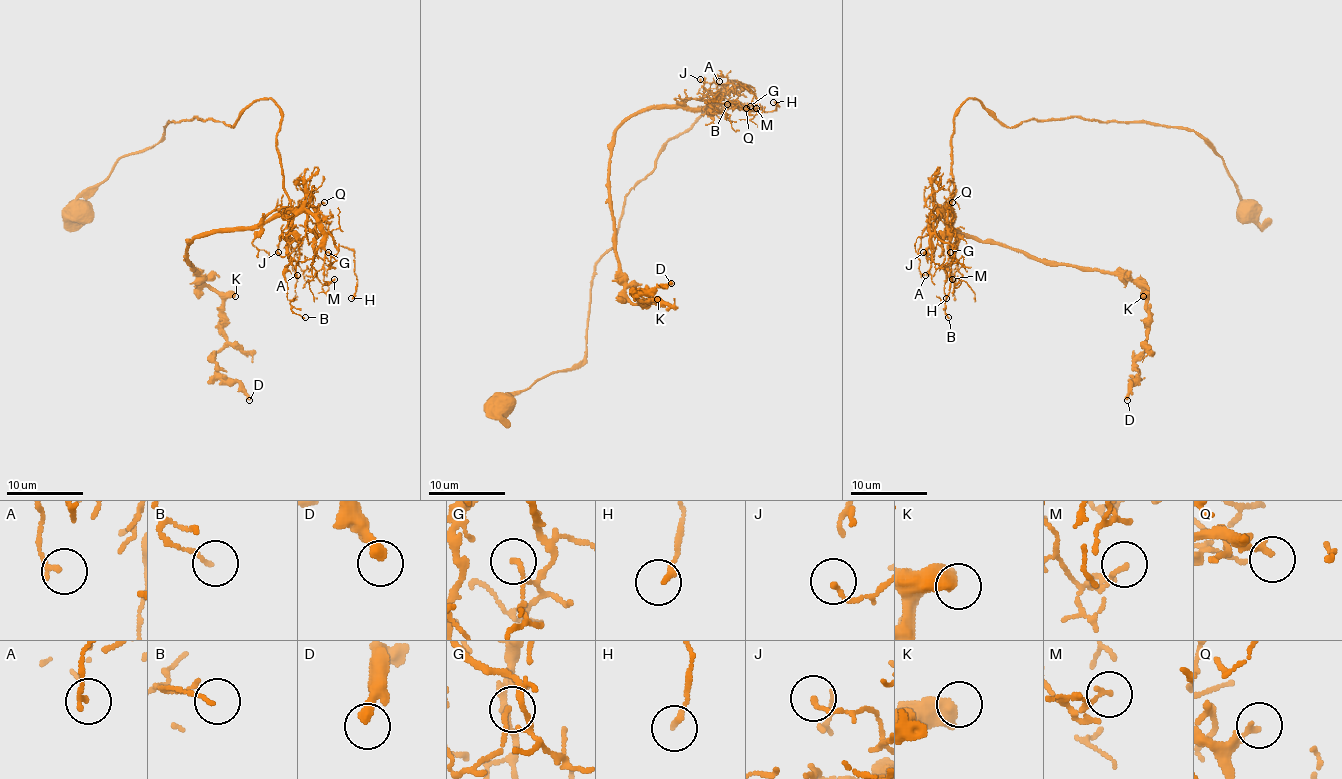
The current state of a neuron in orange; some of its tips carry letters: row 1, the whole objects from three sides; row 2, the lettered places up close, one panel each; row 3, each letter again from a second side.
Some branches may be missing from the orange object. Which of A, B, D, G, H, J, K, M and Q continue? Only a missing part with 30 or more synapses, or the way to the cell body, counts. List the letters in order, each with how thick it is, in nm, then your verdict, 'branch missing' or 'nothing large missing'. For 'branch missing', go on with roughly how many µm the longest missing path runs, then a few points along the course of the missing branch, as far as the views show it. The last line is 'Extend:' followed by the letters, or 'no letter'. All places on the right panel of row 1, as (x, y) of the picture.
A: calibre 150 nm; nothing large missing
B: calibre 100 nm; nothing large missing
D: calibre 340 nm; nothing large missing
G: calibre 140 nm; nothing large missing
H: calibre 180 nm; nothing large missing
J: calibre 150 nm; nothing large missing
K: calibre 550 nm; nothing large missing
M: calibre 140 nm; nothing large missing
Q: calibre 180 nm; nothing large missing
Extend: no letter

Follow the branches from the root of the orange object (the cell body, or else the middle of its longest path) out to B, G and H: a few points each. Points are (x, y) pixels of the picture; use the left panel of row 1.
B: (78, 208), (168, 123), (232, 127), (268, 98), (282, 117), (289, 202), (284, 279), (305, 317)
G: (78, 208), (168, 123), (232, 127), (268, 98), (282, 117), (284, 190), (318, 223), (328, 252)
H: (78, 208), (168, 123), (232, 127), (268, 98), (282, 117), (287, 200), (353, 252), (351, 298)

